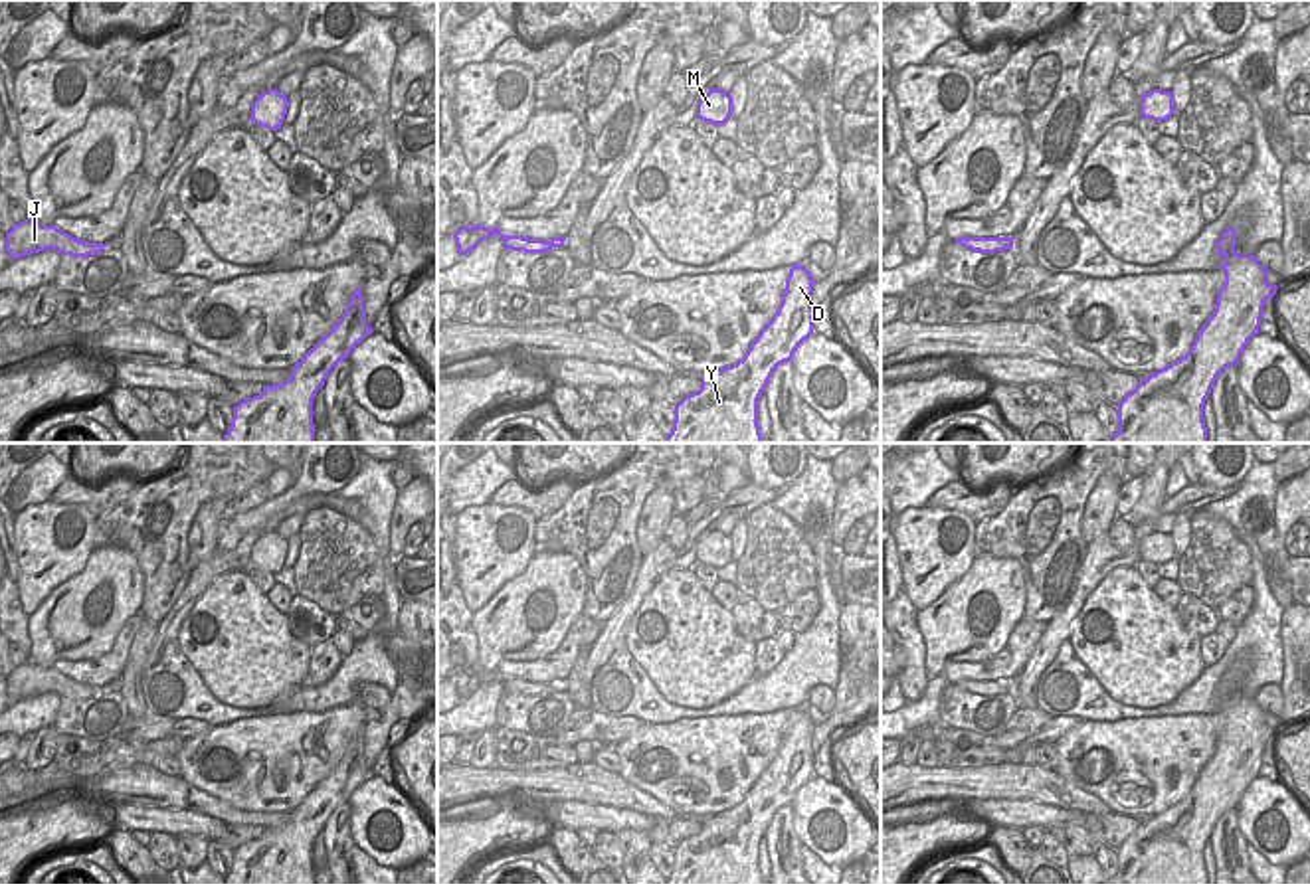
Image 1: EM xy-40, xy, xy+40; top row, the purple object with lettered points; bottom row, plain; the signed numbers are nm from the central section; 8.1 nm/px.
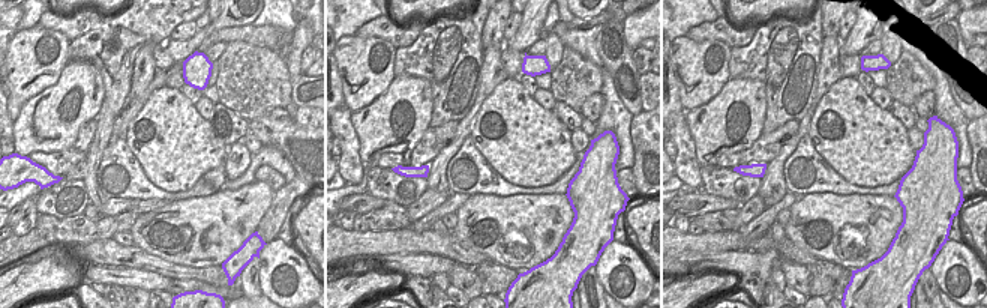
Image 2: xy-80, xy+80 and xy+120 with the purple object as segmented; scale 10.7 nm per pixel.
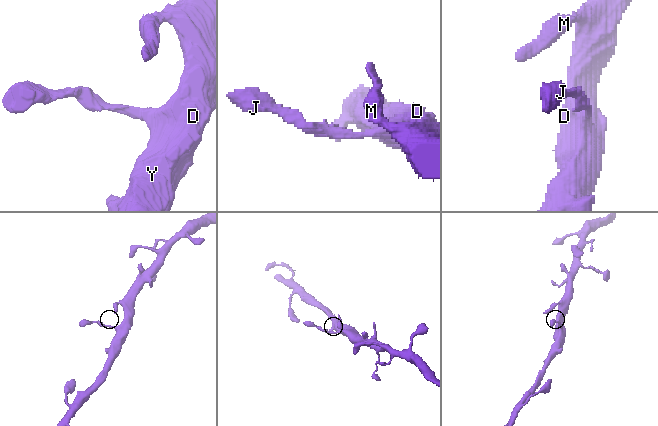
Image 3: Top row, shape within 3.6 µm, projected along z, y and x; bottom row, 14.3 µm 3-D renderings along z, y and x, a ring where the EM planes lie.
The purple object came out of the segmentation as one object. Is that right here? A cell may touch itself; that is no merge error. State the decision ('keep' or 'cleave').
keep

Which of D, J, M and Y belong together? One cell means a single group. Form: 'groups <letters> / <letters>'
groups D J M Y

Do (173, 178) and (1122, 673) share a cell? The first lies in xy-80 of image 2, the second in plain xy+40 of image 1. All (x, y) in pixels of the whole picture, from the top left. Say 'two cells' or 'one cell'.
one cell

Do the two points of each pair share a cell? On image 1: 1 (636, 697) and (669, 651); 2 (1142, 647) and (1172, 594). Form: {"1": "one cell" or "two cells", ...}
{"1": "two cells", "2": "two cells"}

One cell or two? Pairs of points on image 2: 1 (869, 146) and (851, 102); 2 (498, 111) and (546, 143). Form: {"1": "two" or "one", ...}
{"1": "one", "2": "one"}

